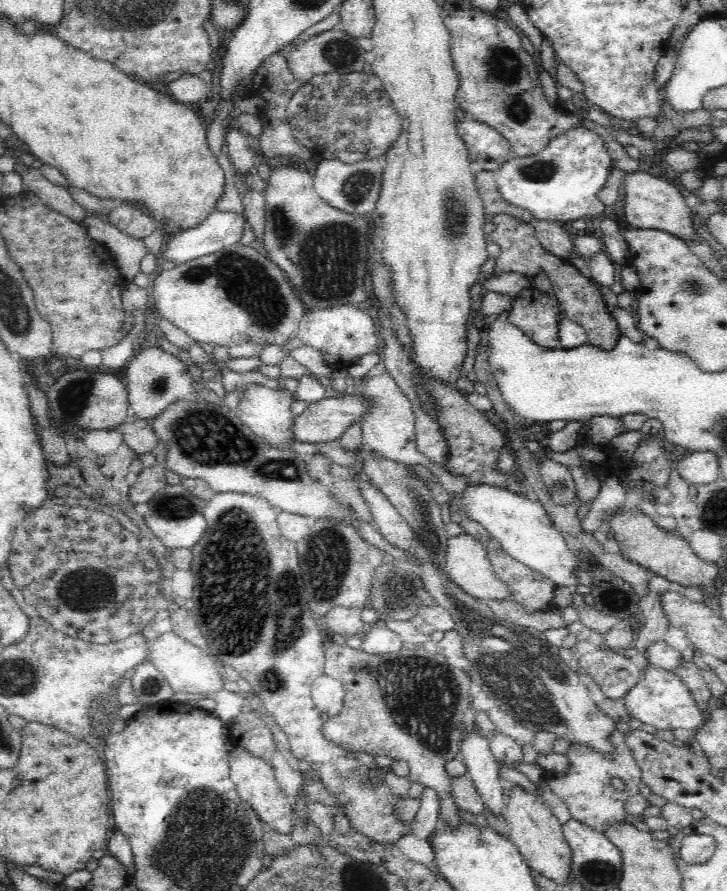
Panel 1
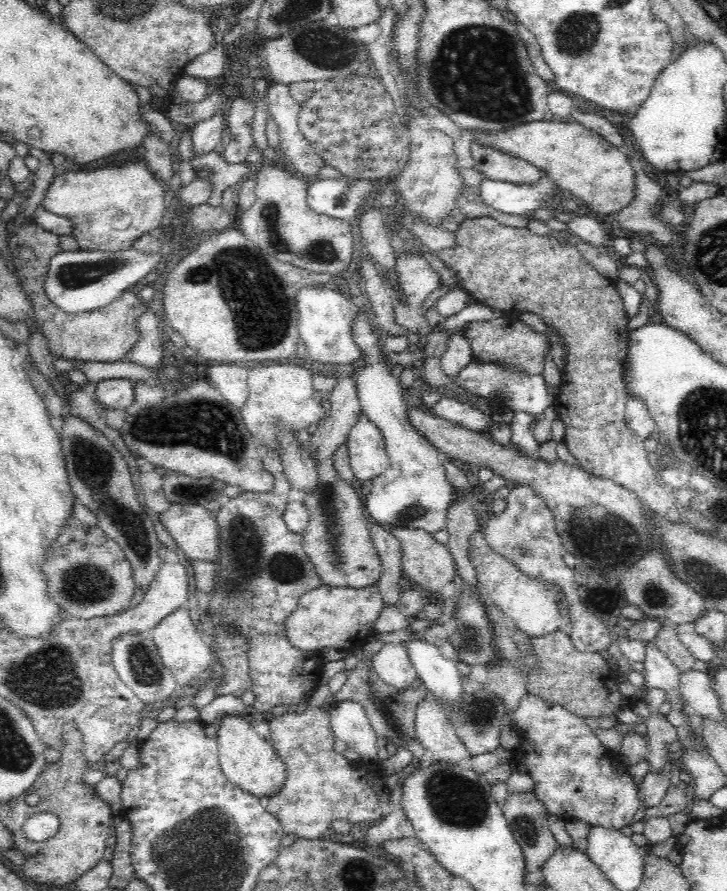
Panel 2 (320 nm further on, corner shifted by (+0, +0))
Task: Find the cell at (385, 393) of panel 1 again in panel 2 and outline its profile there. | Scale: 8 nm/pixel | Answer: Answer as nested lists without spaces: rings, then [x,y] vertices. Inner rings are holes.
[[[366,415],[352,427],[346,444],[353,476],[359,481],[374,480],[389,467],[384,437]]]

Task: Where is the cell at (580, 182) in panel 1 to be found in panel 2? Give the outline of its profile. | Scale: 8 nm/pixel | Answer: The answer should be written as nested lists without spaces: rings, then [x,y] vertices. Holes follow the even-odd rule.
[[[542,173],[541,179],[533,185],[518,185],[485,178],[480,182],[478,197],[484,205],[505,215],[526,217],[534,208],[548,204],[550,198],[556,194],[556,188],[546,173]]]

